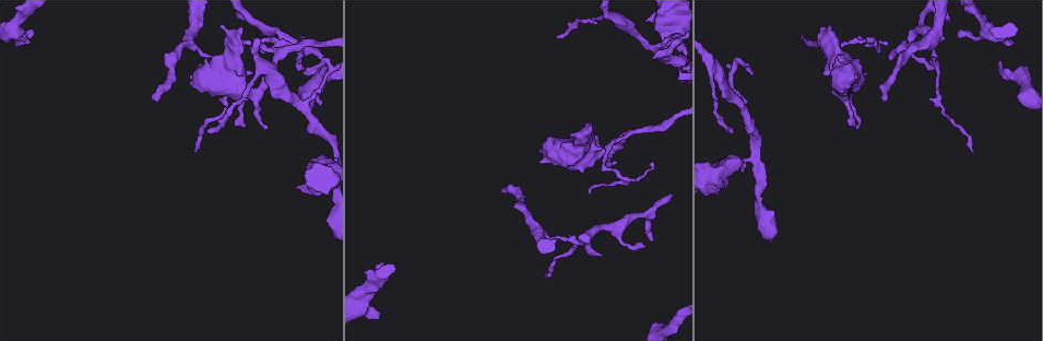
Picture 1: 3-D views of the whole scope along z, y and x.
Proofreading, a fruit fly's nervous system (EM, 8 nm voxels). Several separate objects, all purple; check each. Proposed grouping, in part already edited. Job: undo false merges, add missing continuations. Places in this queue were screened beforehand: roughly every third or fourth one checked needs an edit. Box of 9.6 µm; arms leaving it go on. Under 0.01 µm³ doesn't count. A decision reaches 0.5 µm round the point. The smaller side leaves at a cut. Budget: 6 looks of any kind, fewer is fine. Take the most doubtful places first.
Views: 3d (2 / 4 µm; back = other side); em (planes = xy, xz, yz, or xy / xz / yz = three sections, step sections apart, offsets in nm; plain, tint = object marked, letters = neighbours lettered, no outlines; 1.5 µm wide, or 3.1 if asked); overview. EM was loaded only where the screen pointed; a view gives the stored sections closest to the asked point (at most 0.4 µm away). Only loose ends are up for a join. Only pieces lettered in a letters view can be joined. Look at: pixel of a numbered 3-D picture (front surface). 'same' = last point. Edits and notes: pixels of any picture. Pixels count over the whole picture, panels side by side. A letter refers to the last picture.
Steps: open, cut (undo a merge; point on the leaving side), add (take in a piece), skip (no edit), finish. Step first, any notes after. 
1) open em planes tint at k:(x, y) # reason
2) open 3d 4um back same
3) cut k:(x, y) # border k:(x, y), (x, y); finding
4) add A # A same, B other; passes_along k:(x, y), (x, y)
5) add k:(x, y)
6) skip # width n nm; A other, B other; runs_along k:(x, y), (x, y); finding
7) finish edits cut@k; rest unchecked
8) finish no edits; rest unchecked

open 3d 2um at 1:(667, 195)

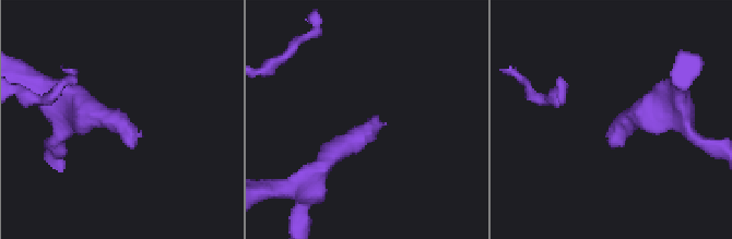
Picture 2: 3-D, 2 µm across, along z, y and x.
open em xz step 8 plain at 2:(136, 137)

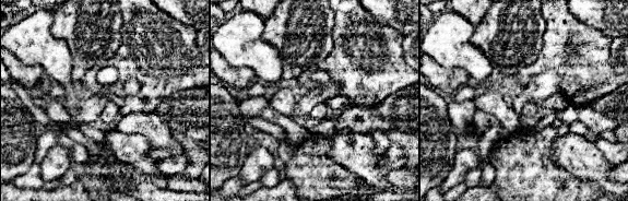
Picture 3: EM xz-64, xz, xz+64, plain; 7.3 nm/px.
open em xz step 8 letters same

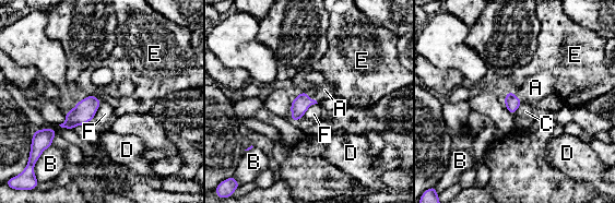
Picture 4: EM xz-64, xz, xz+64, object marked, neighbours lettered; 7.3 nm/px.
add A # longest_contact F 160 nm; A same, B other, C other, D other, E other, F other; passes_along 4:(299, 105), (310, 99), (324, 90); it goes on there

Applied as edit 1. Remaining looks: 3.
open 3d 2um at 1:(888, 98) # free end

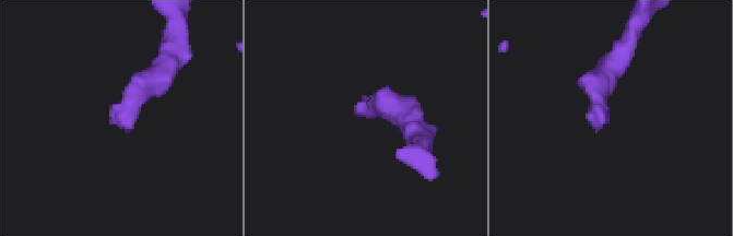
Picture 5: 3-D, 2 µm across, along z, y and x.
open em xz step 4 tint at 5:(356, 113) # shape alone is not enough

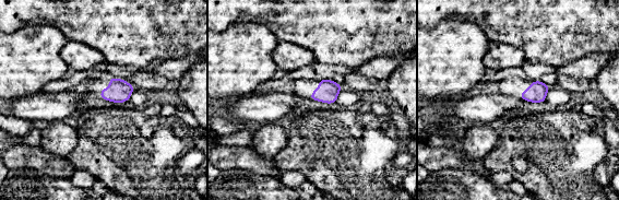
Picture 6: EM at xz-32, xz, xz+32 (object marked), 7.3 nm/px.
open em xz step 4 letters same

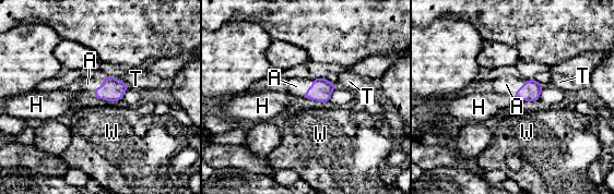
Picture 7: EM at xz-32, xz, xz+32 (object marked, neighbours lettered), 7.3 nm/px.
add A # A same, H other, T other, W other; passes_along 7:(113, 89), (98, 87), (87, 84); it goes on there

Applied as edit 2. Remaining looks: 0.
finish edits add@4, add@7; rest unchecked

